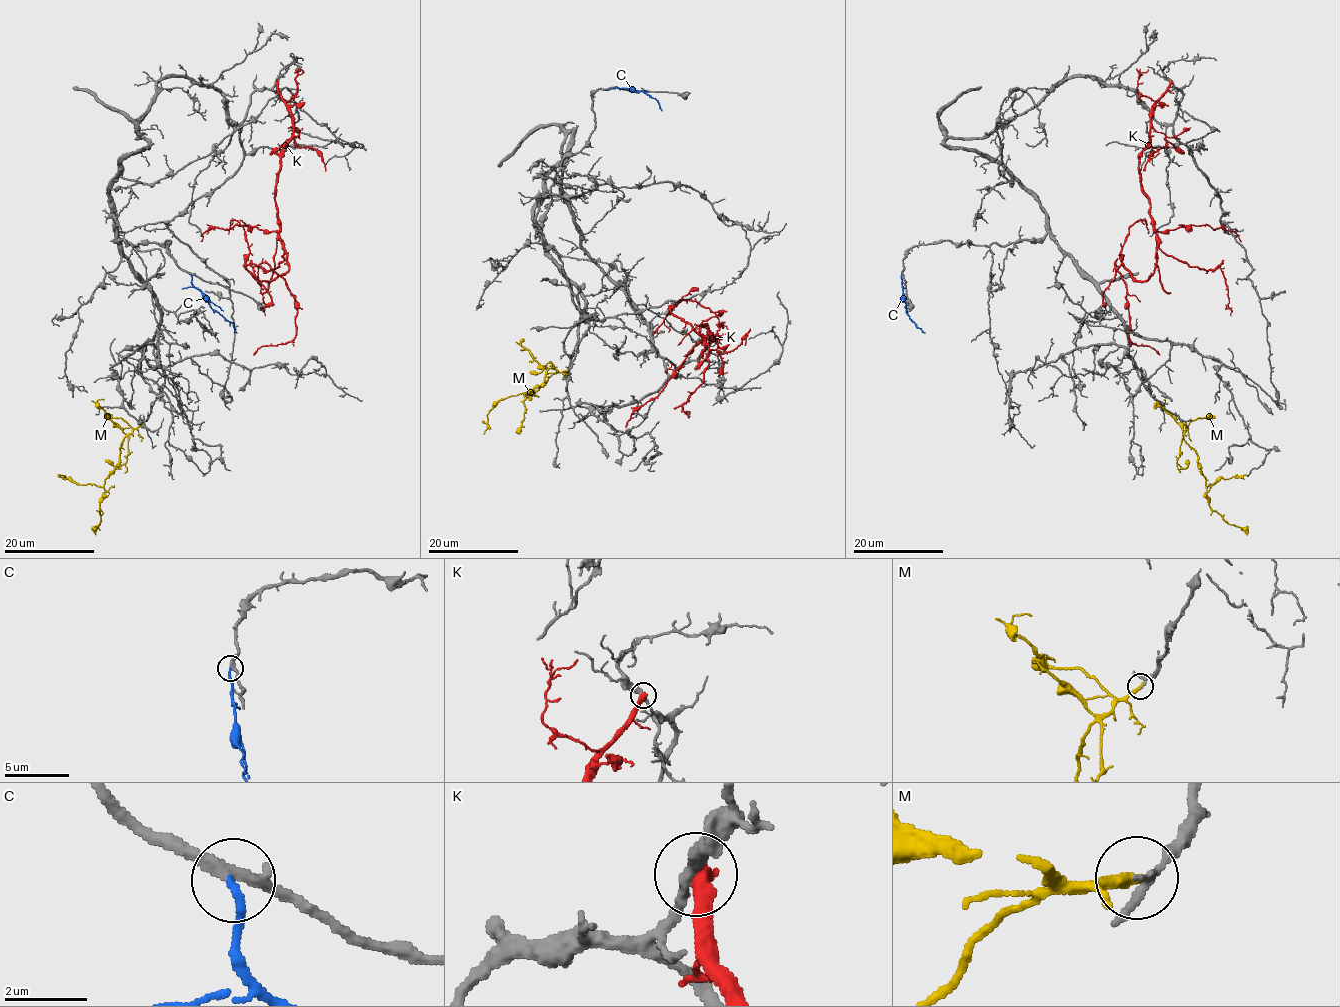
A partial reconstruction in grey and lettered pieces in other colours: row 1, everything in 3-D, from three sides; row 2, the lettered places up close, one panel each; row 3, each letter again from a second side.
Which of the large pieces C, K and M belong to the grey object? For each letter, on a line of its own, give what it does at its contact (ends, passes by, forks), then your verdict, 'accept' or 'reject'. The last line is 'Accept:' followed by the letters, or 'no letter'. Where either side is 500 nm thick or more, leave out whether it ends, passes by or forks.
C: it ends there; accept
K: it ends there; reject
M: it ends there; reject
Accept: C

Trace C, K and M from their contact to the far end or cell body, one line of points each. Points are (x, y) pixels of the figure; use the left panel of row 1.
C: (191, 274), (192, 283), (212, 308), (233, 324), (237, 332)
K: (276, 81), (291, 118), (275, 199), (288, 268), (259, 281), (246, 266), (285, 281), (296, 336), (253, 355)
M: (141, 424), (126, 437), (119, 466), (102, 486), (77, 485), (69, 478), (58, 476)

